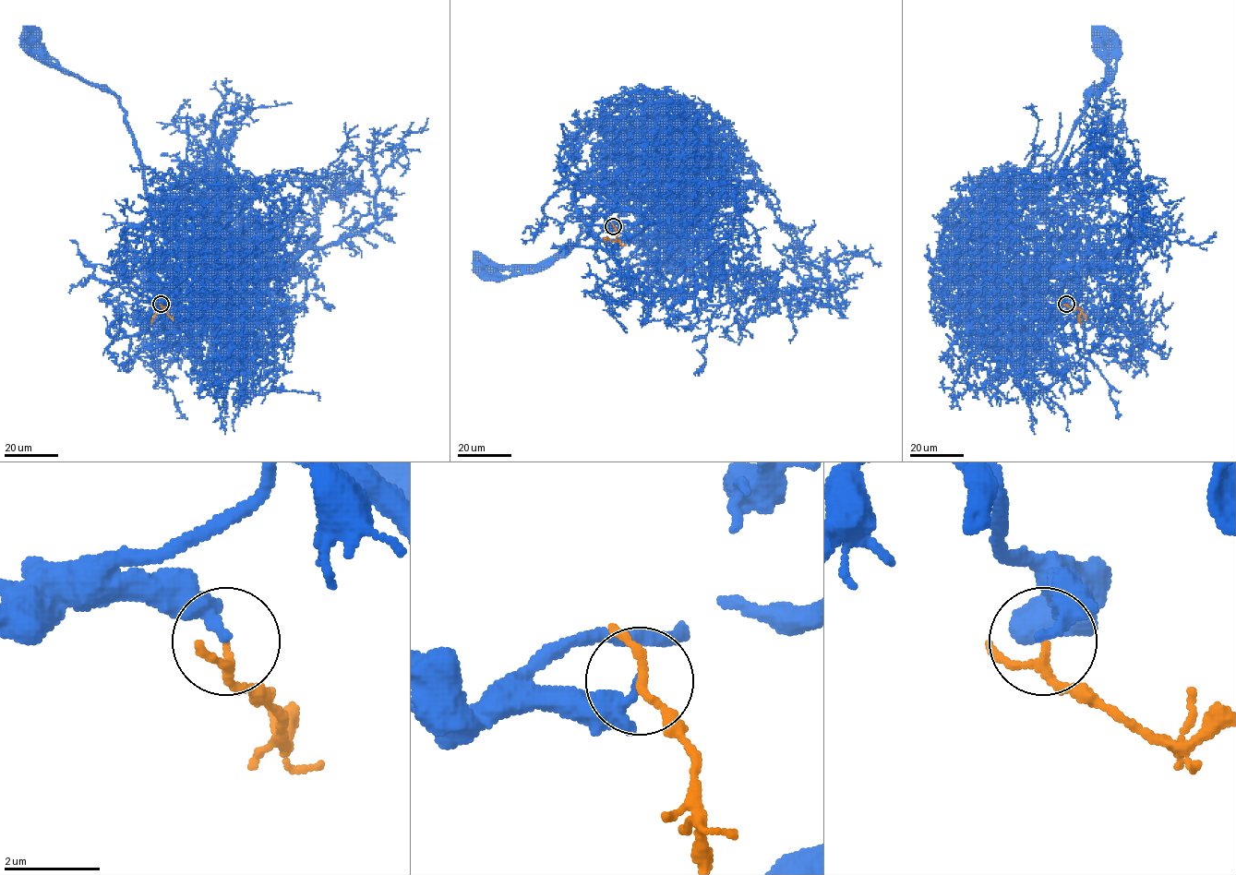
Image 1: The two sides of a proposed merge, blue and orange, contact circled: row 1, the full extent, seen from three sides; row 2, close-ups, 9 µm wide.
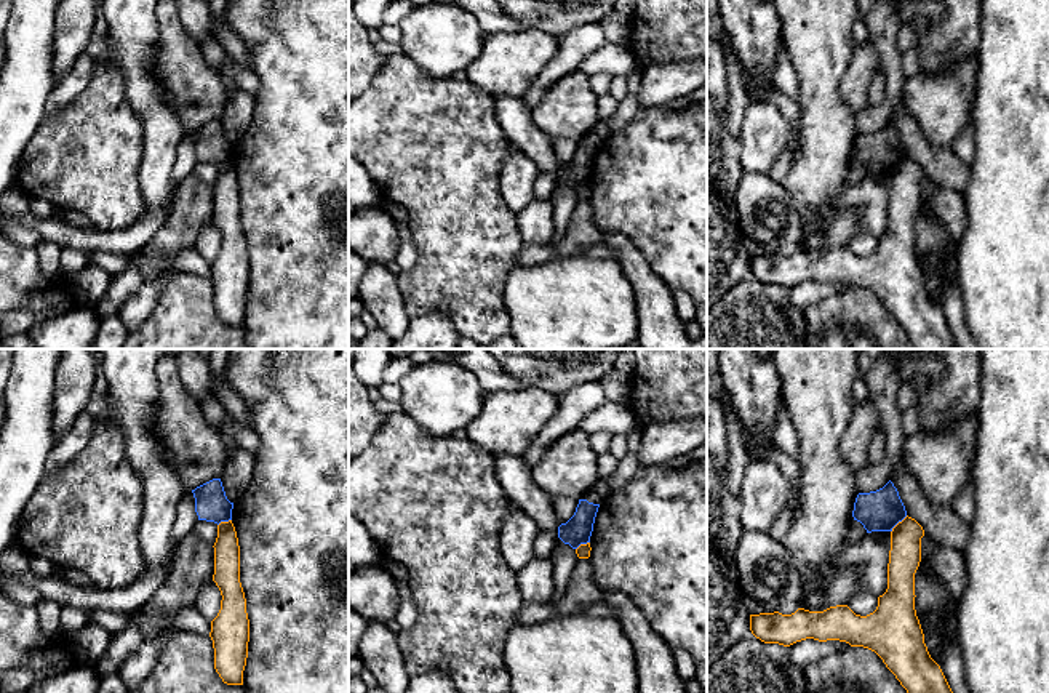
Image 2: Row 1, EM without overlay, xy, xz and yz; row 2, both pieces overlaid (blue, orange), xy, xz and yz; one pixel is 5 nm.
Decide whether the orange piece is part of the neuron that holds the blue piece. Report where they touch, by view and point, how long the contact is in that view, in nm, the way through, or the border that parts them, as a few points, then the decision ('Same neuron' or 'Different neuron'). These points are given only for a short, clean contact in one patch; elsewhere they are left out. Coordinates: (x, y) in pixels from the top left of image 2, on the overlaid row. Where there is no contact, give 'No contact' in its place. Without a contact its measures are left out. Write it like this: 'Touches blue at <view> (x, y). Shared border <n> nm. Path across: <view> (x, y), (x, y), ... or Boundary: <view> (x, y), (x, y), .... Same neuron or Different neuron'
Touches blue at yz (897, 522). Shared border 120 nm. Boundary: yz (907, 516), (891, 532). Different neuron

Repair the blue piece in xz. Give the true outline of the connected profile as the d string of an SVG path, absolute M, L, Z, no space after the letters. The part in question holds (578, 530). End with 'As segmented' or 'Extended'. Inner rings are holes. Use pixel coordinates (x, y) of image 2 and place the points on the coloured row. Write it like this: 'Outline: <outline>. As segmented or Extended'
Outline: M579 499L574 515L558 527L558 538L572 549L590 543L598 507L600 504Z. As segmented

